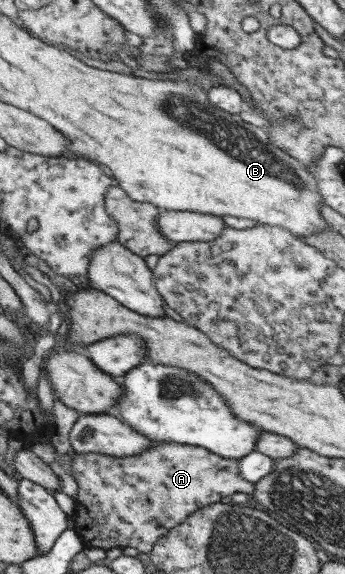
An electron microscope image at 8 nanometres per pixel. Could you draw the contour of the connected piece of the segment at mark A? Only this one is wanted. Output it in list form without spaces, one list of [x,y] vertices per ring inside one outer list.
[[[153,443],[150,449],[132,457],[112,457],[104,454],[75,453],[70,462],[71,476],[77,484],[74,513],[71,515],[73,528],[88,548],[133,547],[147,553],[155,540],[169,529],[179,525],[185,516],[198,508],[219,502],[221,497],[232,493],[253,493],[253,484],[241,477],[237,460],[218,457],[201,447],[173,443]]]

